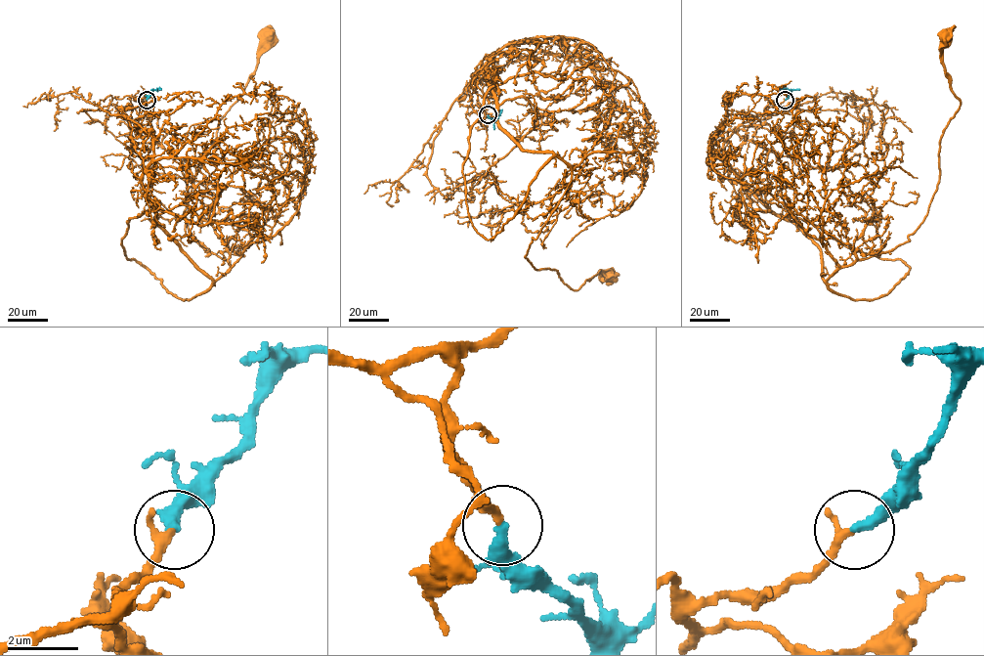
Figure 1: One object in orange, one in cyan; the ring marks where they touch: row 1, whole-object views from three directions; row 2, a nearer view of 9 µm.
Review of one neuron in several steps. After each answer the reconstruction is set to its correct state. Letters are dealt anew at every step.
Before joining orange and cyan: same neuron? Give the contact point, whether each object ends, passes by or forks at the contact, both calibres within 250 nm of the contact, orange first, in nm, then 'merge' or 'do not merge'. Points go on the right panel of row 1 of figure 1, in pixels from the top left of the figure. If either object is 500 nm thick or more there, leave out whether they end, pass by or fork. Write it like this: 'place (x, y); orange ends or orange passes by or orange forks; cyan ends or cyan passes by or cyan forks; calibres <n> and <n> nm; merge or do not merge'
place (785, 100); orange passes by; cyan ends; calibres 190 and 340 nm; merge

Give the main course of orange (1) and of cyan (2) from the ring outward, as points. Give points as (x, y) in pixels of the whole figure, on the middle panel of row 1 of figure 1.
1: (488, 114), (457, 100), (489, 58), (495, 123), (571, 171), (526, 257), (575, 290), (610, 275)
2: (488, 114), (494, 120), (499, 111)

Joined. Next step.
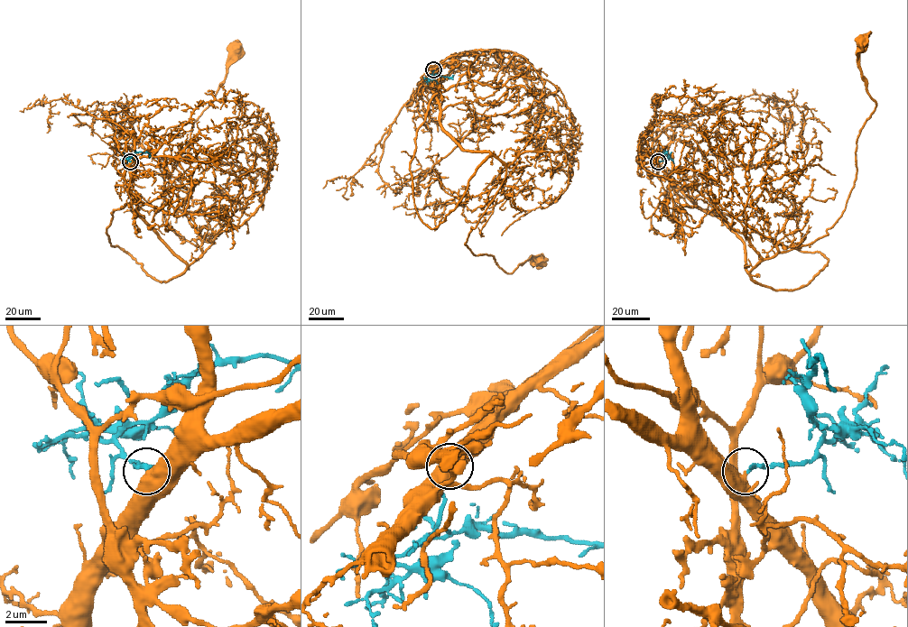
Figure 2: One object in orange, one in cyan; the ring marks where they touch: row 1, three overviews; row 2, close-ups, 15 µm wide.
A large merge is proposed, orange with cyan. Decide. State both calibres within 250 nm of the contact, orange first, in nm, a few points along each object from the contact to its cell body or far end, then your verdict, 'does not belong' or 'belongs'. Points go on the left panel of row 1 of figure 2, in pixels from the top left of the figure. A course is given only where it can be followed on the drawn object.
calibres 550 and 220 nm; course orange (130, 161), (125, 179), (136, 213), (192, 263), (202, 251), (169, 227), (163, 196), (236, 50); course cyan (130, 161), (127, 159), (135, 152), (147, 152), (149, 158); belongs

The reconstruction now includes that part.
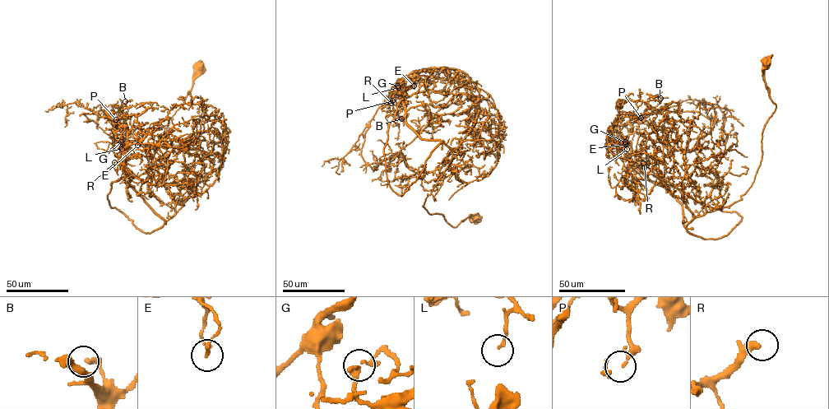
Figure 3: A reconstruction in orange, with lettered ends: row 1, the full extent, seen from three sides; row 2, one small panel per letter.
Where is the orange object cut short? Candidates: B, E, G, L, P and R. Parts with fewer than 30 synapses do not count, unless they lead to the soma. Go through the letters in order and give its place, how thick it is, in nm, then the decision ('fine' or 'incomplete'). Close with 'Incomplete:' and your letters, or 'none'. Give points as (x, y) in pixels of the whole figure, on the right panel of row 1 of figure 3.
B: (660, 98) | 200 nm | fine
E: (625, 144) | 140 nm | fine
G: (625, 141) | 120 nm | fine
L: (627, 149) | 120 nm | fine
P: (641, 118) | 120 nm | incomplete
R: (643, 163) | 360 nm | incomplete
Incomplete: P, R

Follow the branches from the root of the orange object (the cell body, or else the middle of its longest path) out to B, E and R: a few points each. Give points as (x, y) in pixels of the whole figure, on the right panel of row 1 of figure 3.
B: (766, 62), (775, 109), (754, 182), (742, 199), (686, 225), (683, 206), (620, 152), (660, 98)
E: (766, 62), (764, 81), (775, 109), (742, 199), (685, 225), (683, 206), (628, 158), (625, 144)
R: (766, 62), (764, 81), (775, 109), (742, 199), (685, 225), (683, 206), (628, 160), (643, 163)

